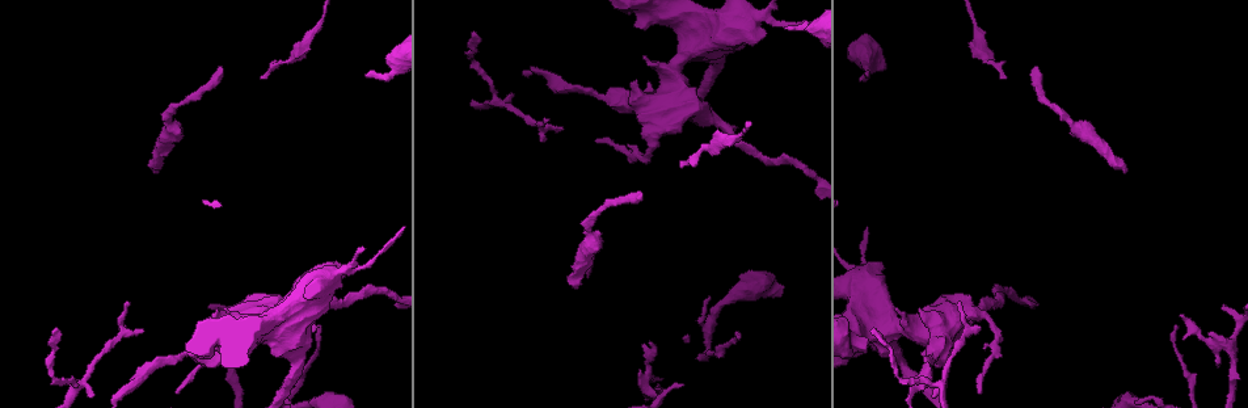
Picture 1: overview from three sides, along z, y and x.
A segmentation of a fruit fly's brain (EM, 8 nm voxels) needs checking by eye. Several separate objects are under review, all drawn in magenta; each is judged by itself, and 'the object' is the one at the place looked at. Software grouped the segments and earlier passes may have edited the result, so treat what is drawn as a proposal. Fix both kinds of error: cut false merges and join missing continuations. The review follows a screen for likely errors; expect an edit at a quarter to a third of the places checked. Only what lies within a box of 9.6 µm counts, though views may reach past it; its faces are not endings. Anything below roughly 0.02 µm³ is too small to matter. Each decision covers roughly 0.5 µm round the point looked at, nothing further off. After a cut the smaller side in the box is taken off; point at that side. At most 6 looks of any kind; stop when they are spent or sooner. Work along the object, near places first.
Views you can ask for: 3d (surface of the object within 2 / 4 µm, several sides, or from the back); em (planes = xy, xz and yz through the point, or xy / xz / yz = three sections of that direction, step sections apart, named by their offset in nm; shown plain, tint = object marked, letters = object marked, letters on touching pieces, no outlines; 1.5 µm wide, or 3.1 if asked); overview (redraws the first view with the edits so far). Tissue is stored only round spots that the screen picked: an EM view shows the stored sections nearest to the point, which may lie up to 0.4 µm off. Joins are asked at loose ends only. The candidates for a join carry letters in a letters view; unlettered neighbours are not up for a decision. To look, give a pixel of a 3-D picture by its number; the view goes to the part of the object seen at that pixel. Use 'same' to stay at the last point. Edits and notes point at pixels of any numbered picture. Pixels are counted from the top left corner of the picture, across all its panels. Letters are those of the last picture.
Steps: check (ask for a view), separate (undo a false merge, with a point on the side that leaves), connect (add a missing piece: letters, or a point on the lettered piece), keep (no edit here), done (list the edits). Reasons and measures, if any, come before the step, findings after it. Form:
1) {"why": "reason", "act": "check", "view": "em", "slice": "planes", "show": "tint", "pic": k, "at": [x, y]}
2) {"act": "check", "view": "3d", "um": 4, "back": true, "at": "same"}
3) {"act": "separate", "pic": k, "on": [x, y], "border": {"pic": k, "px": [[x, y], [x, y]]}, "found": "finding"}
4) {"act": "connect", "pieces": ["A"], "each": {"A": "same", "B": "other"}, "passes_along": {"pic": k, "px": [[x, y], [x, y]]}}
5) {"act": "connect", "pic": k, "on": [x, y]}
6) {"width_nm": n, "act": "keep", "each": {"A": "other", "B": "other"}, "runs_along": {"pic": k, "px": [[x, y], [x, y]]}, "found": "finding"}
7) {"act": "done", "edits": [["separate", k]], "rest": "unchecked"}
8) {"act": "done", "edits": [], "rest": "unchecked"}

{"why": "branch stops here", "act": "check", "view": "em", "slice": "planes", "show": "plain", "pic": 1, "at": [1179, 325]}

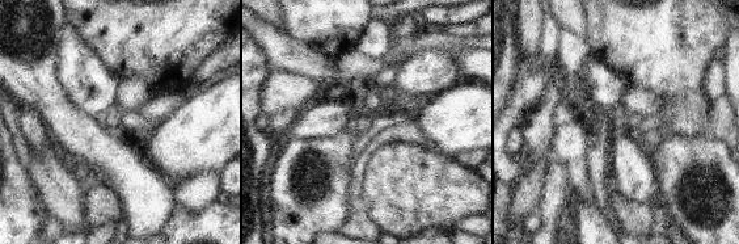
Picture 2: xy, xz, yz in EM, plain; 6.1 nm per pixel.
{"why": "see the neighbours", "act": "check", "view": "em", "slice": "planes", "show": "letters", "at": "same"}

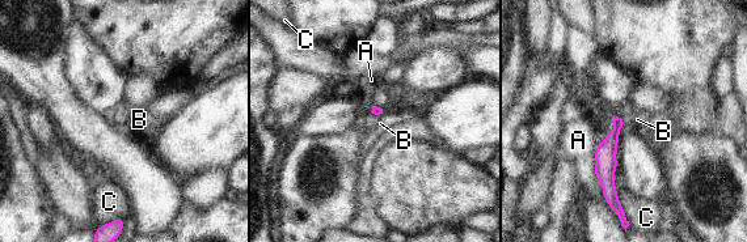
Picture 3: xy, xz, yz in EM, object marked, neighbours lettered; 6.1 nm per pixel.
{"act": "keep", "each": {"A": "other", "B": "other", "C": "other"}, "border": {"pic": 3, "px": [[620, 115], [625, 122]]}, "found": "no lettered piece goes on from it"}

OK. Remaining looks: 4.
{"why": "branch stops here", "act": "check", "view": "em", "slice": "xy", "step": 4, "show": "letters", "pic": 1, "at": [152, 171]}

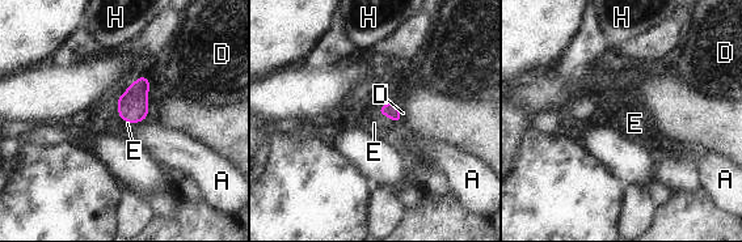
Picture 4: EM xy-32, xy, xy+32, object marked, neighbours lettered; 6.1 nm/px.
{"why": "cut it another way", "act": "check", "view": "em", "slice": "xz", "step": 4, "show": "letters", "at": "same"}

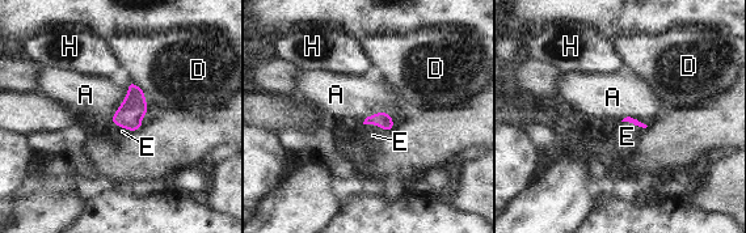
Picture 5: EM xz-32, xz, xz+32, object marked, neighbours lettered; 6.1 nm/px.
{"act": "connect", "pieces": ["E"], "each": {"A": "other", "D": "other", "E": "same", "H": "other"}, "passes_along": {"pic": 5, "px": [[382, 119], [375, 125], [372, 135]]}, "found": "the cell continues"}

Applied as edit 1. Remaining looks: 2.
{"act": "done", "edits": [["connect", 5]], "rest": "unchecked"}

